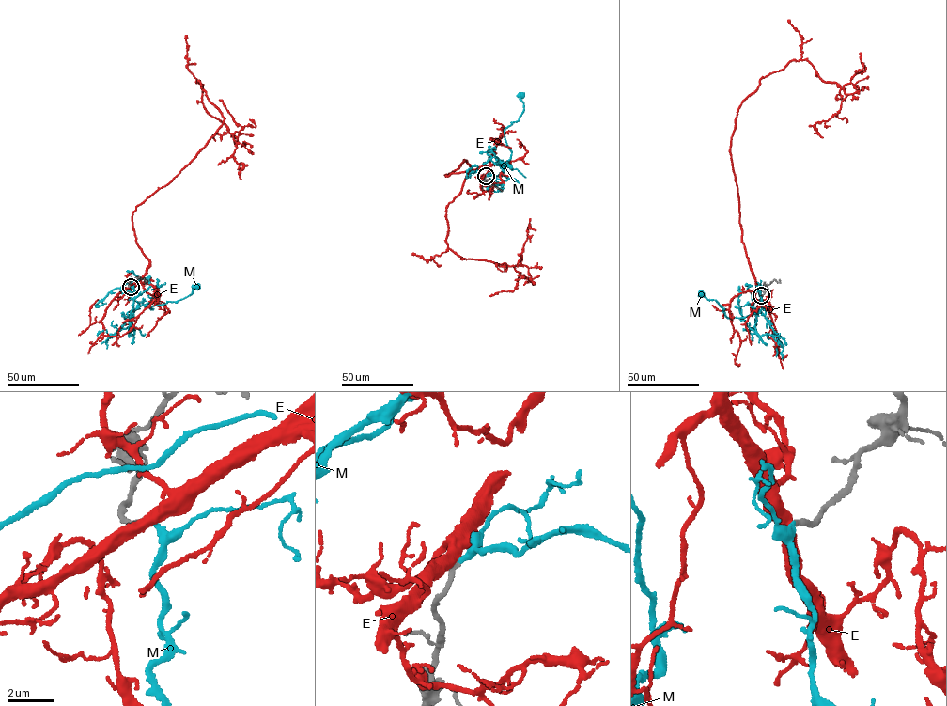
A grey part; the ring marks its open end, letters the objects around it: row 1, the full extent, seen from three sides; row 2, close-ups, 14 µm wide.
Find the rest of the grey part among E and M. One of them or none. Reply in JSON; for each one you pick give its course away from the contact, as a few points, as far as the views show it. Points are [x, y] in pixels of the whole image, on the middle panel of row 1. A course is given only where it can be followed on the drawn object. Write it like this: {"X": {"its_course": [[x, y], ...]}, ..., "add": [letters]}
{"M": {"its_course": [[486, 176], [504, 172], [503, 167], [510, 158], [511, 151], [504, 130], [521, 115], [523, 109], [521, 95]]}, "add": ["M"]}

